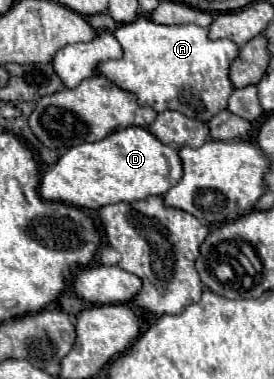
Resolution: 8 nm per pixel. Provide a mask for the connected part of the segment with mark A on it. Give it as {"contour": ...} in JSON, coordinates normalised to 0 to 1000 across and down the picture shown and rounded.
{"contour":[[[515,42],[478,63],[449,63],[412,84],[449,121],[442,158],[361,169],[361,195],[412,211],[434,232],[500,248],[507,274],[551,280],[573,296],[646,290],[682,311],[770,317],[828,285],[828,264],[858,237],[836,211],[843,164],[872,148],[872,121],[843,106],[770,106],[763,79],[668,63],[595,69]]]}

